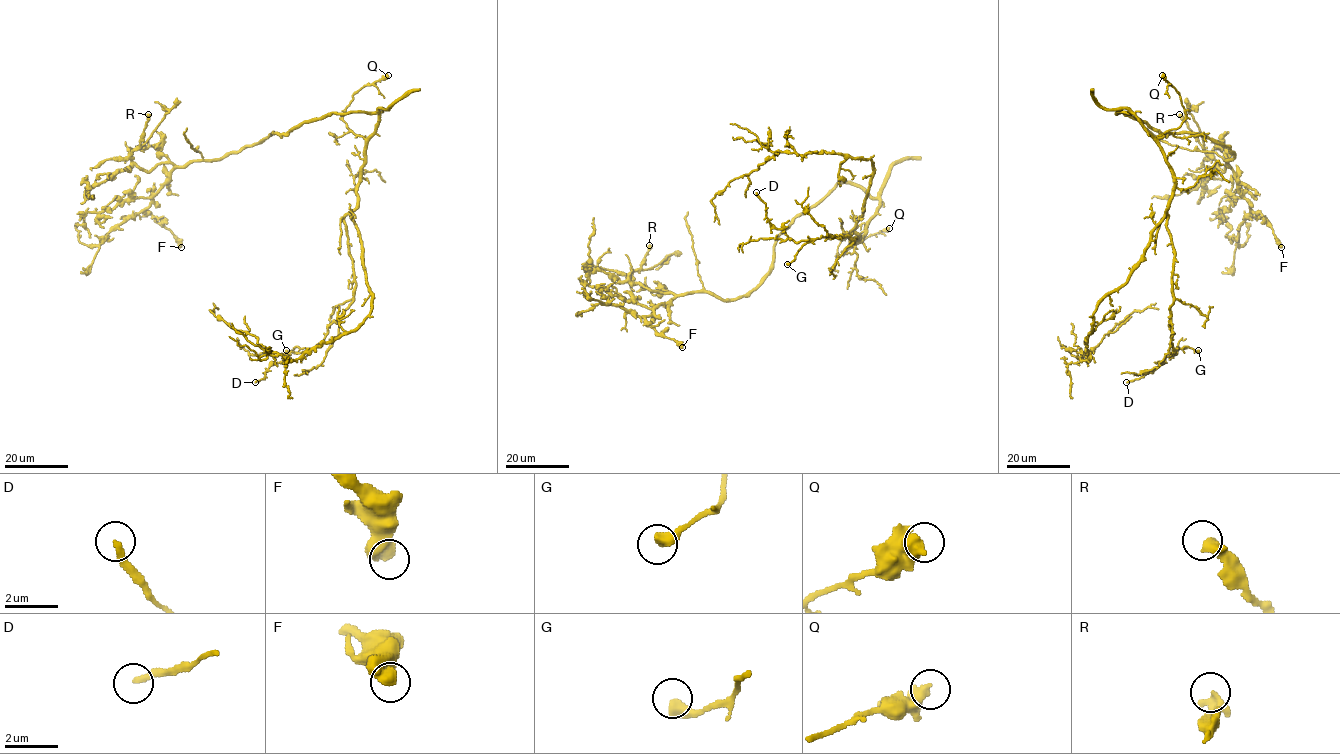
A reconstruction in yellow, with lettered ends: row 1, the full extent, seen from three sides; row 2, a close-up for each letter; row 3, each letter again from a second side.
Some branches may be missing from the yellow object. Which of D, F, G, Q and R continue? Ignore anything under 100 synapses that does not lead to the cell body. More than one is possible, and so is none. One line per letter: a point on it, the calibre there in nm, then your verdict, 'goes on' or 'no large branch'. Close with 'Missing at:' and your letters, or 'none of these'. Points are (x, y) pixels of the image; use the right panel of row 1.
D: place (1126, 382); calibre 240 nm; no large branch
F: place (1281, 247); calibre 550 nm; no large branch
G: place (1198, 350); calibre 460 nm; no large branch
Q: place (1162, 75); calibre 440 nm; no large branch
R: place (1179, 114); calibre 420 nm; no large branch
Missing at: none of these

